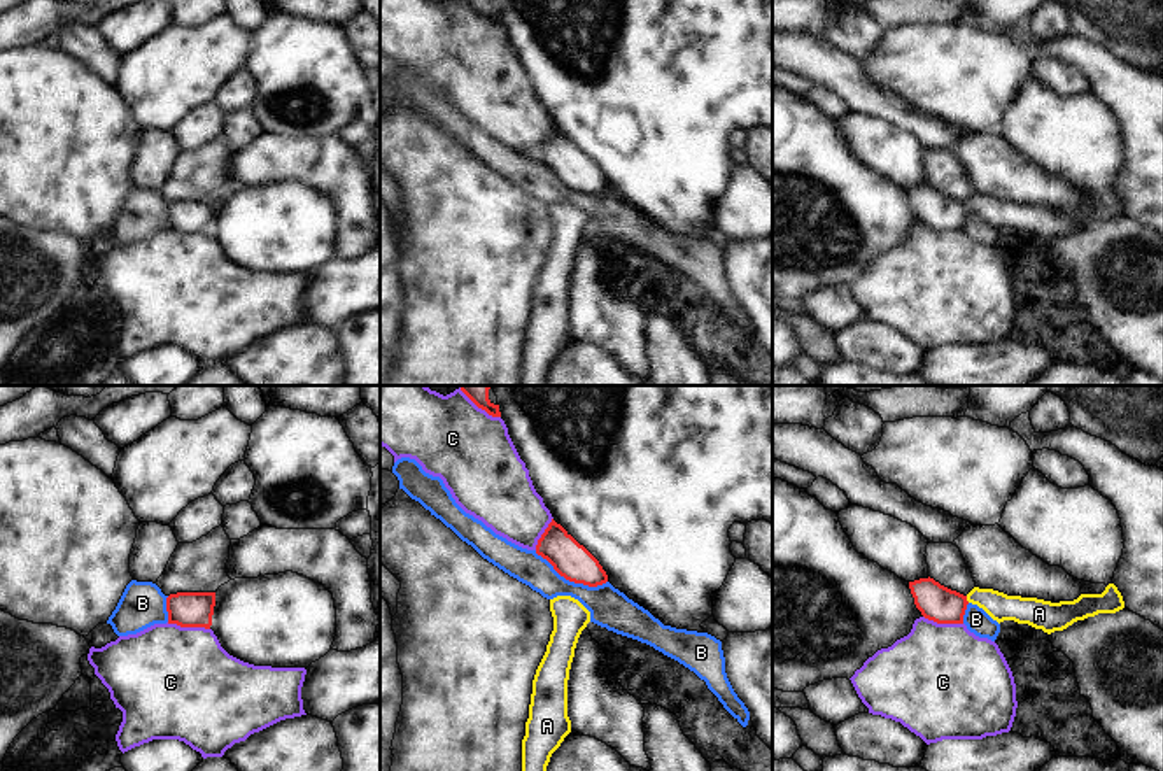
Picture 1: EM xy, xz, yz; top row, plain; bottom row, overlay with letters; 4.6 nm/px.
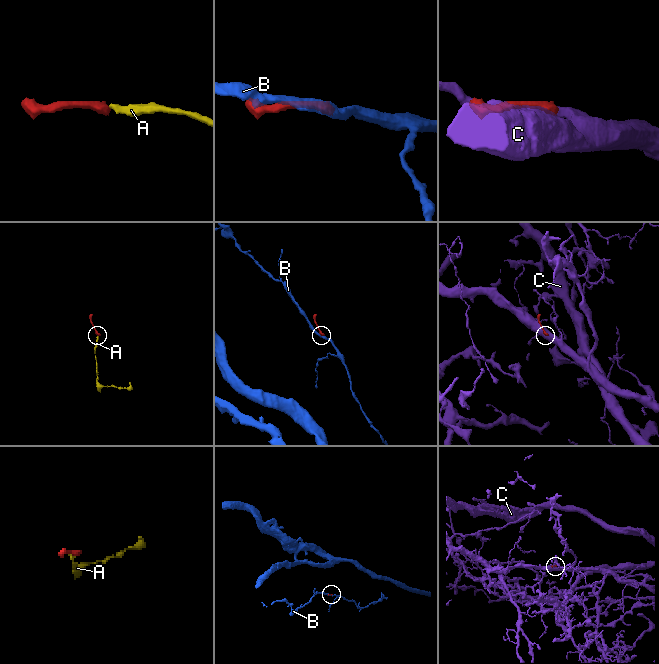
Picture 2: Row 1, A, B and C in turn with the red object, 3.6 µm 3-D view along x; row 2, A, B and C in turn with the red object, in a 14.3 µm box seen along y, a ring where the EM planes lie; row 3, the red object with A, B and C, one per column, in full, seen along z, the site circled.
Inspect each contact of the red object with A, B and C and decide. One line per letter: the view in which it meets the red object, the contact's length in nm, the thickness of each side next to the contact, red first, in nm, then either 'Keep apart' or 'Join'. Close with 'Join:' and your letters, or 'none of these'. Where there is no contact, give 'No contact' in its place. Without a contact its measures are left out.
A: Touches red in yz. Shared border 40 nm. Thickness 170 nm (red) against 130 nm. Join
B: Touches red in xz. Shared border 360 nm. Thickness 170 nm (red) against 180 nm. Keep apart
C: Touches red in xy. Shared border 200 nm. Thickness 160 nm (red) against 480 nm. Keep apart
Join: A.

